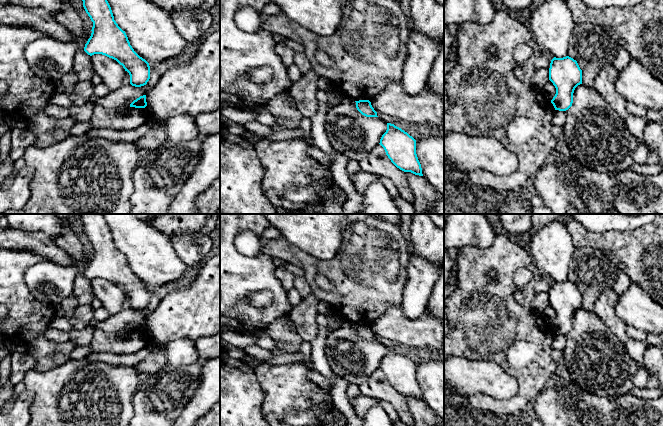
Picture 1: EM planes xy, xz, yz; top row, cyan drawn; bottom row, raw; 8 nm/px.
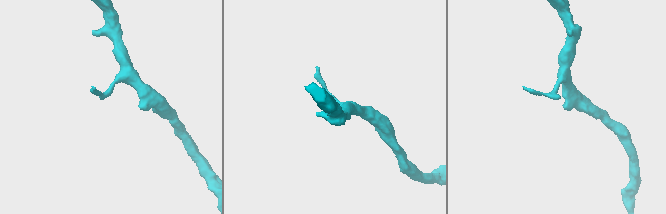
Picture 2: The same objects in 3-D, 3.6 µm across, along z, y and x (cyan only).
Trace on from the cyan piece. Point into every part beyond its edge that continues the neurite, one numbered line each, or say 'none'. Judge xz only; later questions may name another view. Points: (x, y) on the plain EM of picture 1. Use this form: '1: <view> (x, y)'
none

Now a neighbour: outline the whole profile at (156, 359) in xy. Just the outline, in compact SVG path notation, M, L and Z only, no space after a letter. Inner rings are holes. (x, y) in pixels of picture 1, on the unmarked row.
M131 331L131 335L140 334L142 338L146 341L146 346L153 346L154 349L149 352L149 354L137 365L133 366L138 375L151 375L160 370L162 367L166 365L166 355L164 346L165 344L159 344L153 340L151 340L145 332L135 332Z

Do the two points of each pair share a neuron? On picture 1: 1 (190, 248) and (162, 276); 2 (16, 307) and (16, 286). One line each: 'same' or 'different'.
1: different
2: same

